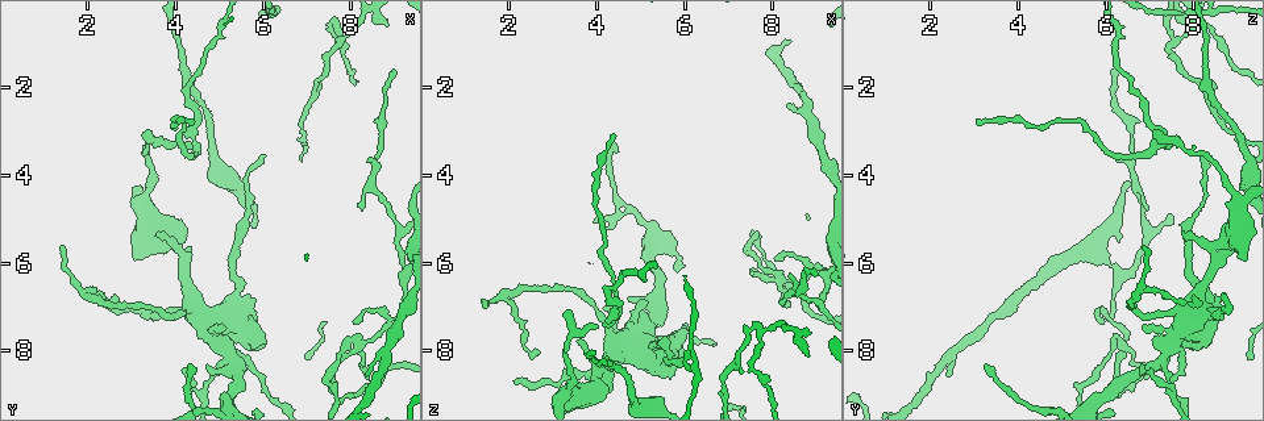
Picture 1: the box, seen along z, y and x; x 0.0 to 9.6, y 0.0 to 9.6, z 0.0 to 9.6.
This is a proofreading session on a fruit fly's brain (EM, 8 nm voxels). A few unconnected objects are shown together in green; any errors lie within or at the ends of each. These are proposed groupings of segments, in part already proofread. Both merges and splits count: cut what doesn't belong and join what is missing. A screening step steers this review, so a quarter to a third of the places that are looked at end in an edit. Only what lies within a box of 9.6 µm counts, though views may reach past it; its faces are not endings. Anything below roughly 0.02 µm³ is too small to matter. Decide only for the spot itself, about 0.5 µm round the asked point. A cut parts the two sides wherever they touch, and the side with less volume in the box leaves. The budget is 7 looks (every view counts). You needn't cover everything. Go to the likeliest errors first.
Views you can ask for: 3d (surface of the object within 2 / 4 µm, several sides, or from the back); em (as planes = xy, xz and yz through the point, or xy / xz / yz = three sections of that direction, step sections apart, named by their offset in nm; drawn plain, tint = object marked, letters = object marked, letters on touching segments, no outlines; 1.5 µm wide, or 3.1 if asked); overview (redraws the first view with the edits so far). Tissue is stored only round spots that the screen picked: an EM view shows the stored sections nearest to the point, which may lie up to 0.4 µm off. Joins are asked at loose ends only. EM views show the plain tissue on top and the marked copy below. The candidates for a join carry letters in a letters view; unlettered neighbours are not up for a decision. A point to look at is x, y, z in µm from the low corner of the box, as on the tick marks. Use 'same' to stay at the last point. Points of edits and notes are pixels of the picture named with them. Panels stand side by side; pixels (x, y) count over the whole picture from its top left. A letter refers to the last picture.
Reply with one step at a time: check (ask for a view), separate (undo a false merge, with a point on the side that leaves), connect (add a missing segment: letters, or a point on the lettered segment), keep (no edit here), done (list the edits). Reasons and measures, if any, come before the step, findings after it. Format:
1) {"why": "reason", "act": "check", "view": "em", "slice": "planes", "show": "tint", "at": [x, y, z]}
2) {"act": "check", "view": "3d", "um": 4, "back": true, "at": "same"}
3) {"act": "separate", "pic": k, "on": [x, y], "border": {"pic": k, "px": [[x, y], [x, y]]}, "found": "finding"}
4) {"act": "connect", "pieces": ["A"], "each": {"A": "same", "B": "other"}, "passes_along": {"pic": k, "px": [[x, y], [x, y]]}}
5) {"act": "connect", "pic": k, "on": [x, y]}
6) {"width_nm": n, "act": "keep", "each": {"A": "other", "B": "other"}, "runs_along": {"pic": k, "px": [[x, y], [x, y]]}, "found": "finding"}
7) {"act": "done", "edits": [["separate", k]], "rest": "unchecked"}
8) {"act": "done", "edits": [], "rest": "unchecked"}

{"why": "branch stops here", "act": "check", "view": "em", "slice": "planes", "show": "letters", "at": [4.80, 8.30, 6.85]}

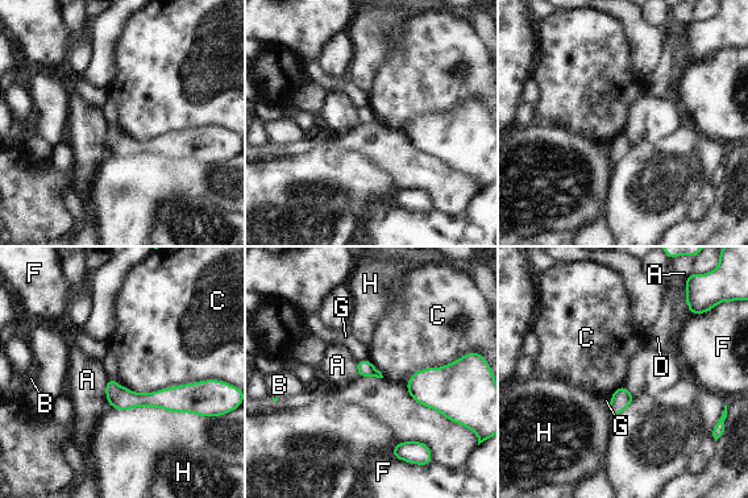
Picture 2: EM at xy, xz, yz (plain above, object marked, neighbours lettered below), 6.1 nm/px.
{"act": "keep", "each": {"A": "other", "B": "other", "C": "other", "D": "other", "F": "other", "G": "other", "H": "other"}, "border": {"pic": 2, "px": [[210, 378], [142, 393], [121, 386]]}, "found": "none of them fits"}

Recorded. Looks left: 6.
{"why": "free end", "act": "check", "view": "em", "slice": "yz", "step": 4, "show": "letters", "at": [3.55, 5.30, 7.70]}

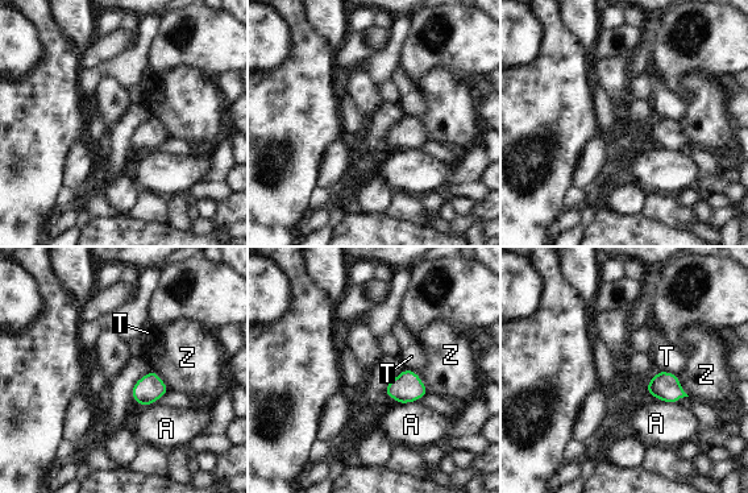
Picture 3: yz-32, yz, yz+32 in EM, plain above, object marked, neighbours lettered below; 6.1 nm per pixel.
{"longest_contact_nm": ["Z", 180], "act": "keep", "each": {"A": "other", "T": "other", "Z": "other"}, "border": {"pic": 3, "px": [[150, 369], [170, 390]]}, "found": "none of them fits"}

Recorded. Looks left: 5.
{"act": "check", "view": "em", "slice": "planes", "show": "letters", "at": [7.55, 0.65, 8.40]}

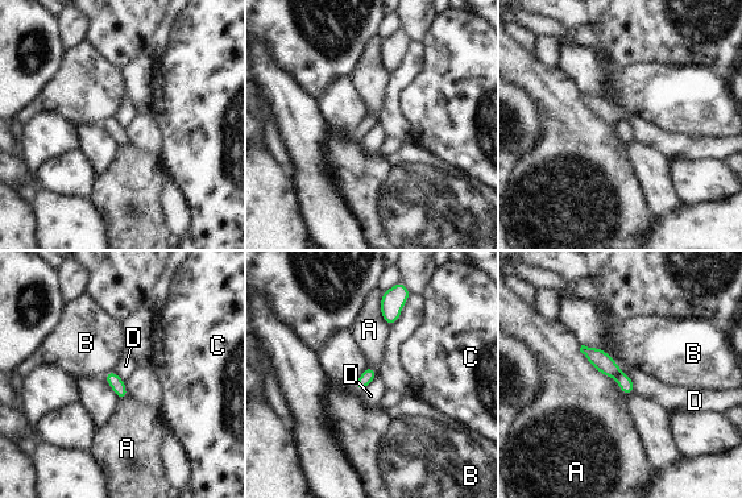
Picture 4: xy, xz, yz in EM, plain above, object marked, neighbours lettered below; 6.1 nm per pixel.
{"width_nm": 80, "longest_contact_nm": ["A", 380], "act": "separate", "pic": 4, "on": [625, 382], "each": {"A": "other", "B": "other", "C": "other", "D": "other"}, "found": "two neurons meet here"}

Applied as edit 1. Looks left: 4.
{"act": "done", "edits": [["separate", 4]], "rest": "unchecked"}

